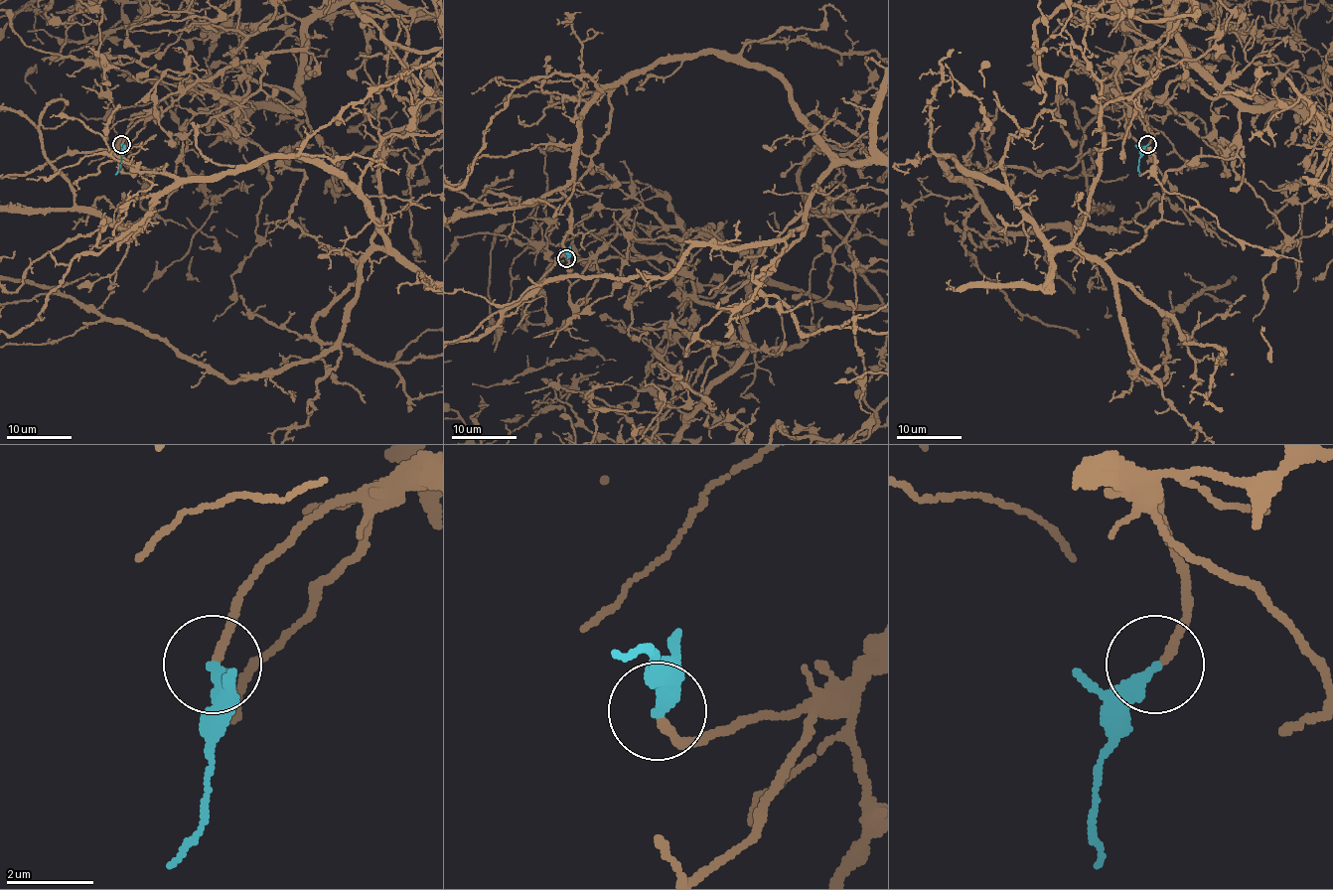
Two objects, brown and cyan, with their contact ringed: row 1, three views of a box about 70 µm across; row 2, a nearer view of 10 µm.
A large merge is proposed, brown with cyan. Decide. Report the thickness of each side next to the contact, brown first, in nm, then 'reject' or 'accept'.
170 nm thick on the brown side, 360 nm on the other; accept

